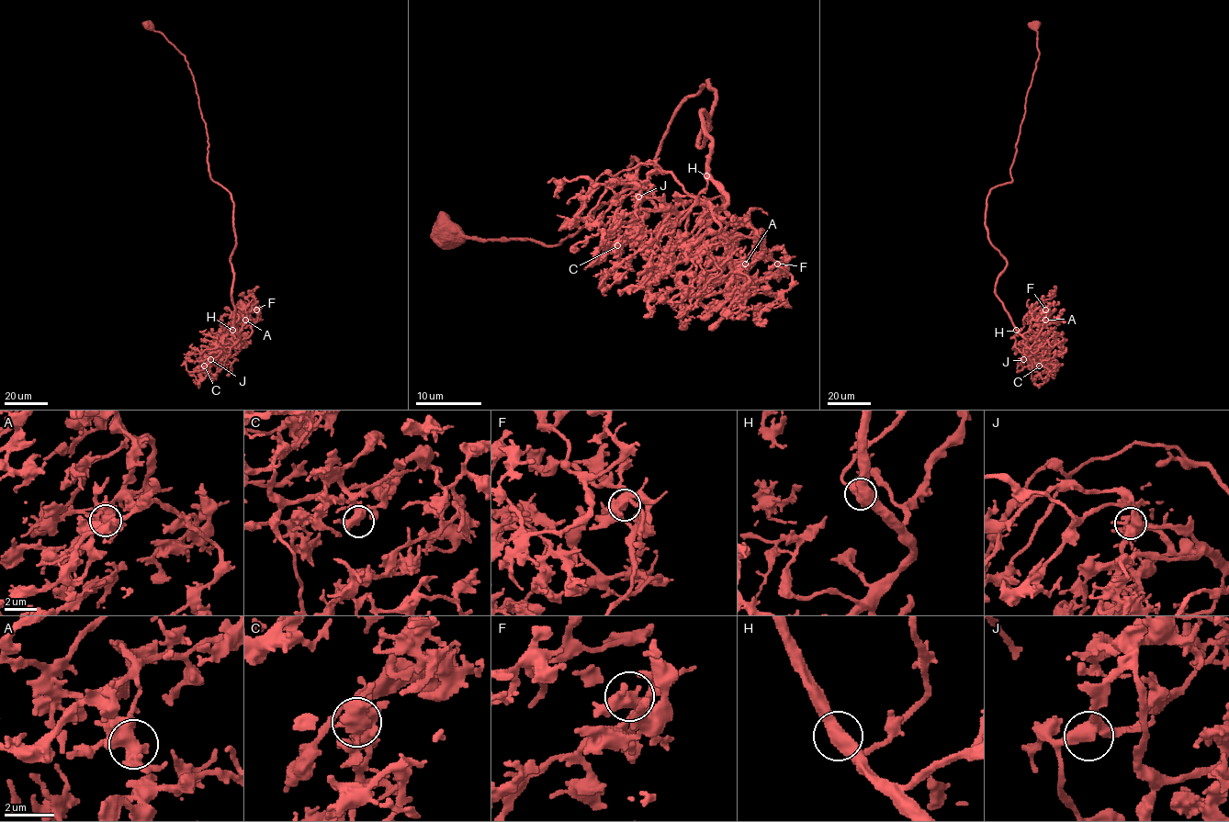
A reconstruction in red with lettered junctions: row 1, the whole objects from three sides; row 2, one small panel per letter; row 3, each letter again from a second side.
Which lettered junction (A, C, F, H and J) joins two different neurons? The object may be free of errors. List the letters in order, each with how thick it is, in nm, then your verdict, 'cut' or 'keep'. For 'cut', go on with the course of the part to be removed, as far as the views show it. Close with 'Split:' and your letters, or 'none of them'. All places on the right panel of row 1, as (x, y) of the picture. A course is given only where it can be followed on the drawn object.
A: 440 nm thick; keep
C: 480 nm thick; keep
F: 440 nm thick; keep
H: 480 nm thick; keep
J: 460 nm thick; keep
Split: none of them

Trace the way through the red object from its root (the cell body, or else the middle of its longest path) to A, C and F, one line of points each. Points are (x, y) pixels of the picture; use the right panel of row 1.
A: (1034, 25), (1012, 181), (990, 190), (985, 227), (1014, 327), (1045, 320)
C: (1034, 25), (1039, 55), (1012, 181), (990, 190), (985, 227), (1007, 263), (996, 296), (1039, 365)
F: (1034, 25), (1039, 55), (1012, 181), (990, 190), (985, 227), (1007, 263), (996, 296), (1029, 348), (1045, 309)

